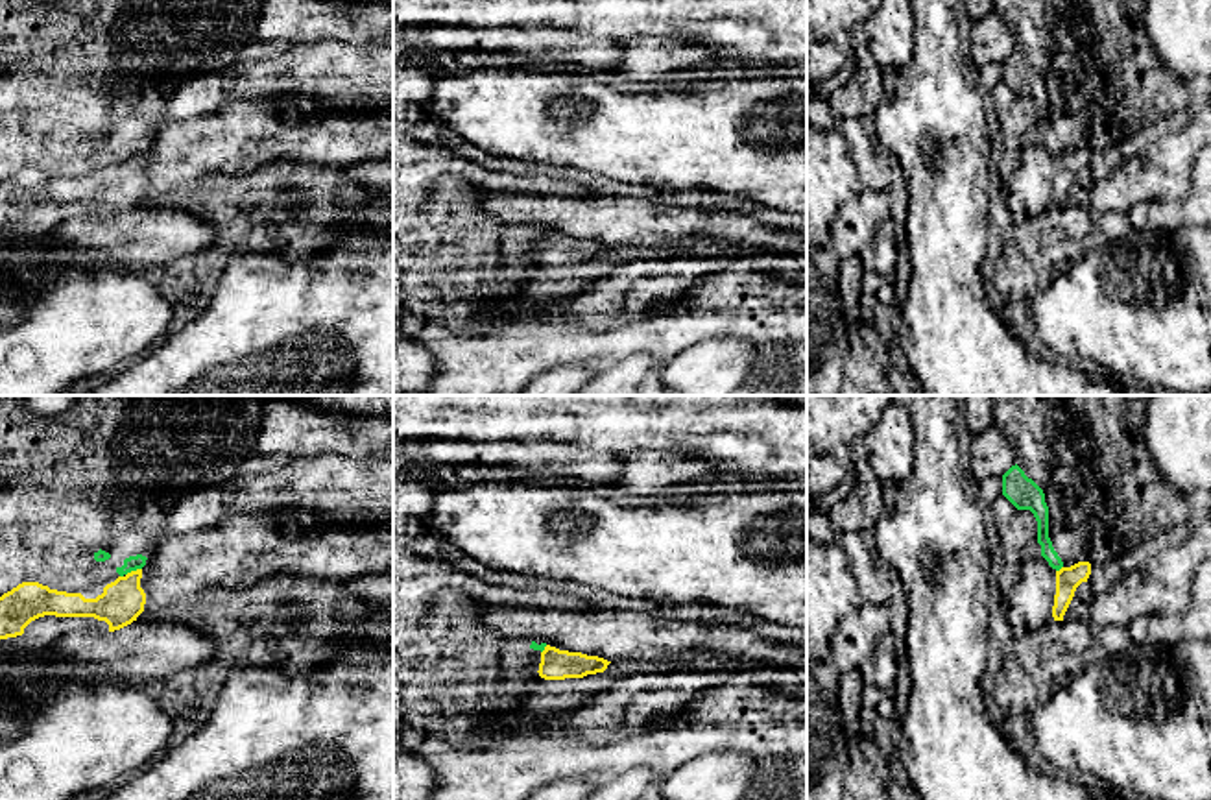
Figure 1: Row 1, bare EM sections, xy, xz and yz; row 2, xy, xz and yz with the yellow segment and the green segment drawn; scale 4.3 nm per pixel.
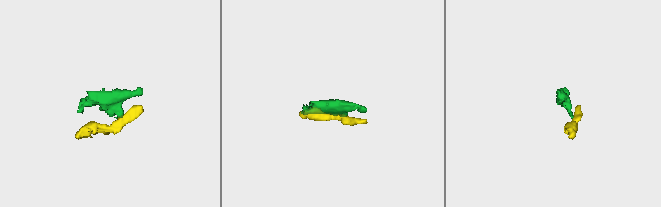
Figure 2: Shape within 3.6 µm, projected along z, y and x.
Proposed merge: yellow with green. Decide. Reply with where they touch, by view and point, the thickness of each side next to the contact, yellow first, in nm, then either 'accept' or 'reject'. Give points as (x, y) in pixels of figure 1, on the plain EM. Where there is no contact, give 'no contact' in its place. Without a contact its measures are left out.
meets yellow in xy at (133, 157); 190 nm thick on the yellow side, 60 nm on the other; reject

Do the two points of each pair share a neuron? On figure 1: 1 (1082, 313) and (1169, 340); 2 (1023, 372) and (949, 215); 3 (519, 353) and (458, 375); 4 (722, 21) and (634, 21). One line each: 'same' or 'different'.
1: same
2: same
3: same
4: same

